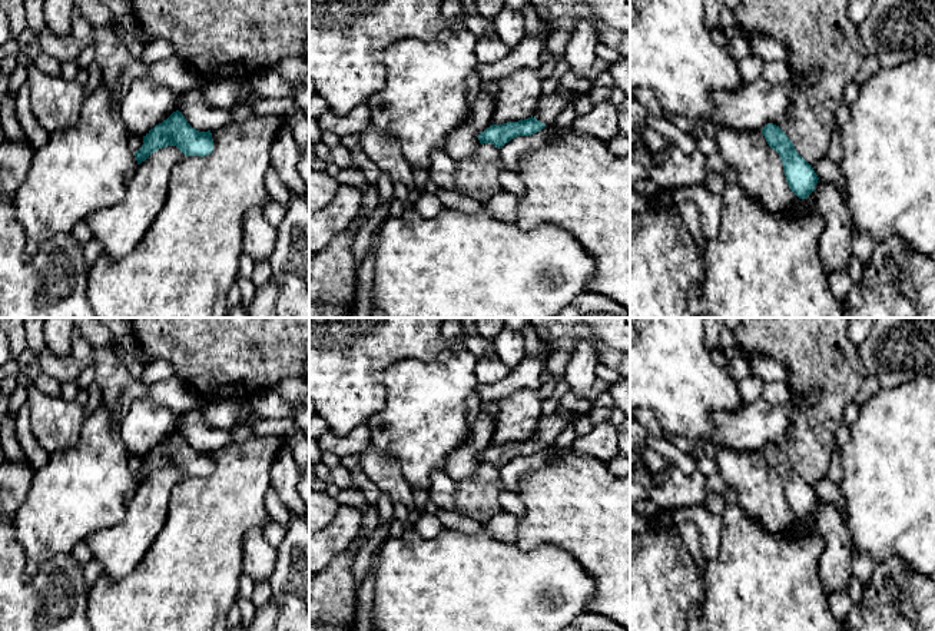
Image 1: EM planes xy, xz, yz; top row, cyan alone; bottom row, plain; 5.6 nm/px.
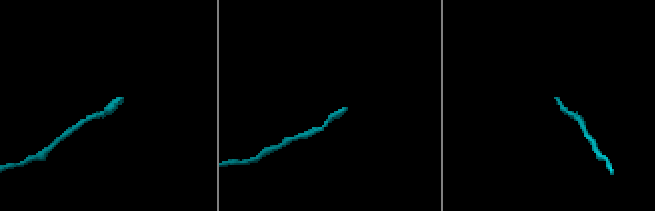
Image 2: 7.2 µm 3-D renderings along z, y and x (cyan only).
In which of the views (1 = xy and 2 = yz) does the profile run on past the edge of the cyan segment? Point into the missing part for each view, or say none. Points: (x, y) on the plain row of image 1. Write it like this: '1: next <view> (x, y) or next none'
1: next none
2: next none

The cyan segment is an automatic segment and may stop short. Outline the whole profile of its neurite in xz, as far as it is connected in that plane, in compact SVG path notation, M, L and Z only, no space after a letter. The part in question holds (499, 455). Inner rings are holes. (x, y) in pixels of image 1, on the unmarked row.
M556 412L541 416L533 436L518 442L507 442L503 445L491 445L478 455L480 464L493 464L501 468L517 456L531 456L546 446L553 446L558 434L570 425L568 419Z

